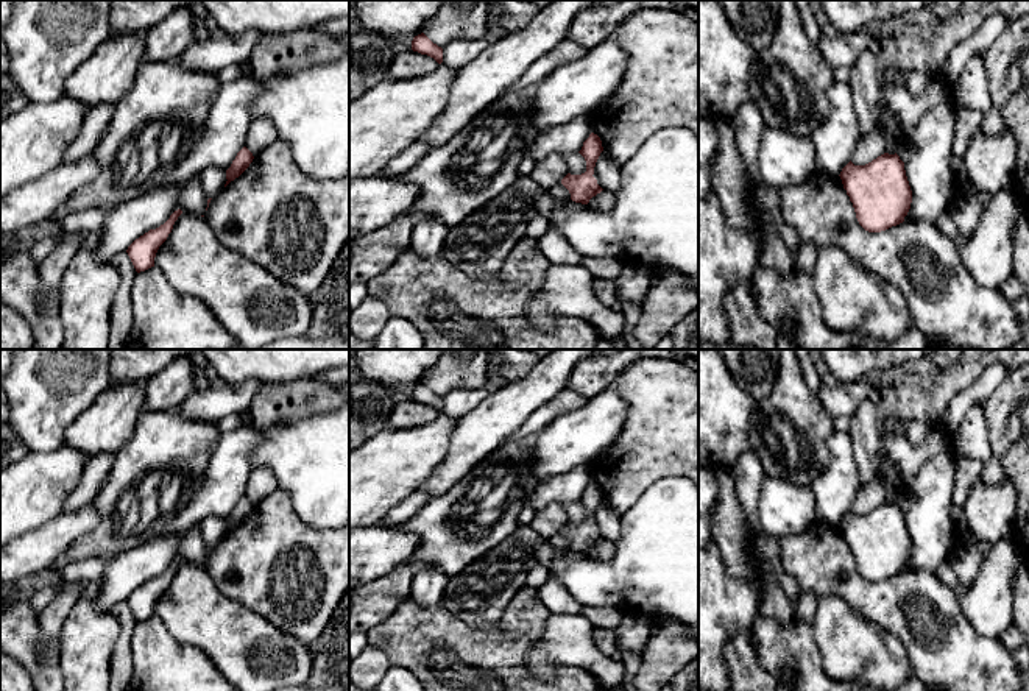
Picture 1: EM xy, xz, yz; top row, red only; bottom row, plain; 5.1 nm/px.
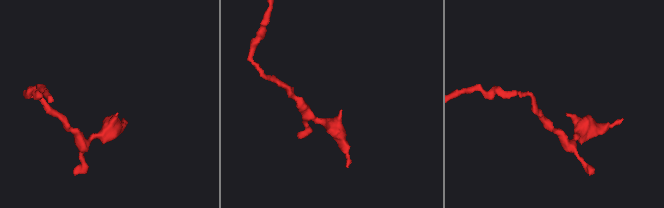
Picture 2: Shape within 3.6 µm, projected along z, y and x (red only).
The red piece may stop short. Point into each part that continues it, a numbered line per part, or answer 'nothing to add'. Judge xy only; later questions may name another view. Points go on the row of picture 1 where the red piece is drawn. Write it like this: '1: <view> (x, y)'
nothing to add

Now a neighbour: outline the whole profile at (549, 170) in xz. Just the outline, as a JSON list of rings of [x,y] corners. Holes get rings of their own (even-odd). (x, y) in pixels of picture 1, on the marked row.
[[[550,153],[546,158],[535,161],[533,172],[530,175],[543,189],[549,190],[560,182],[569,173],[569,167],[563,154]]]

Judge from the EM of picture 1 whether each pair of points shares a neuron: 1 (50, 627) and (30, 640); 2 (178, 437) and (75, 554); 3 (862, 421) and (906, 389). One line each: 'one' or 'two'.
1: two
2: one
3: two

